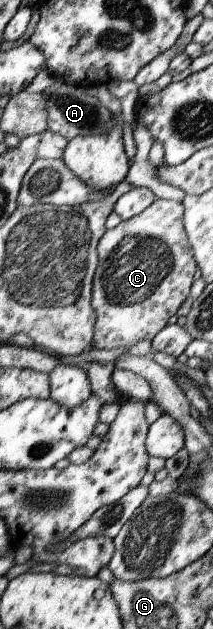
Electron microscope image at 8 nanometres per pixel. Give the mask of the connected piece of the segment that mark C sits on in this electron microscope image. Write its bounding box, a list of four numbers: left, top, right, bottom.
[91,199,197,348]

